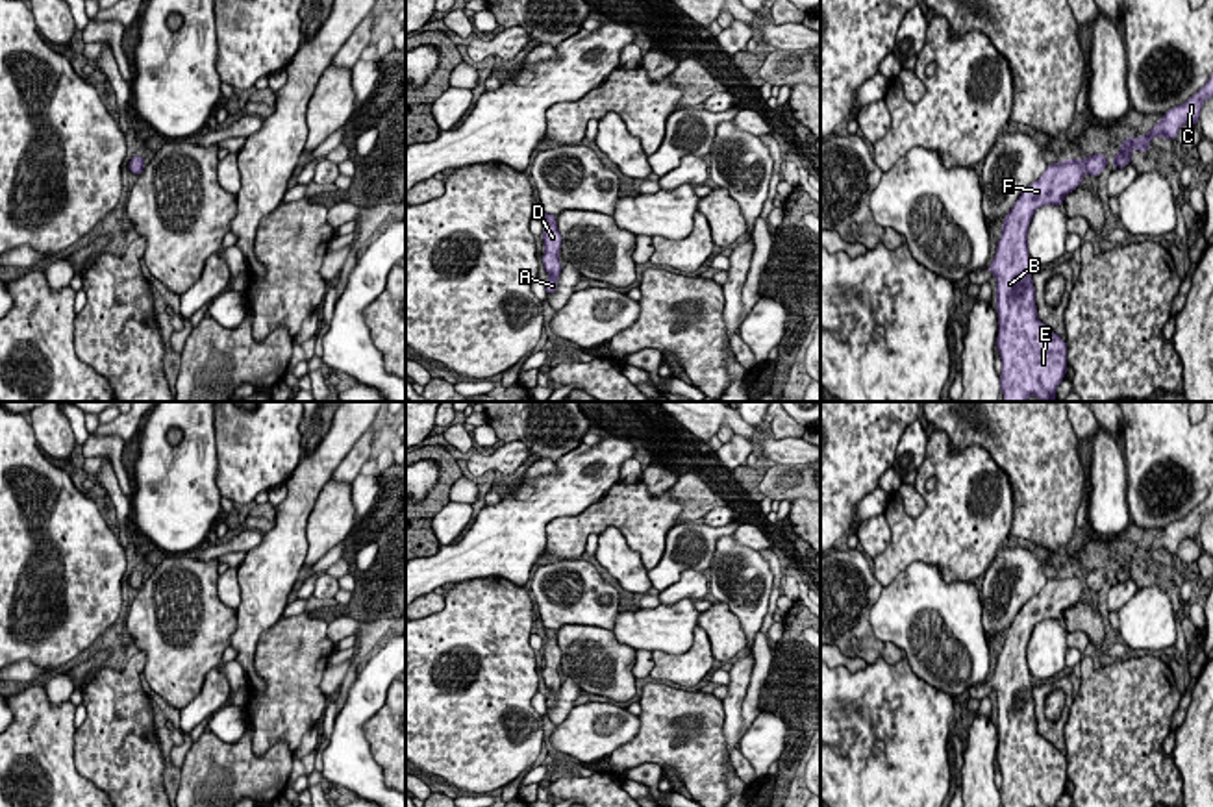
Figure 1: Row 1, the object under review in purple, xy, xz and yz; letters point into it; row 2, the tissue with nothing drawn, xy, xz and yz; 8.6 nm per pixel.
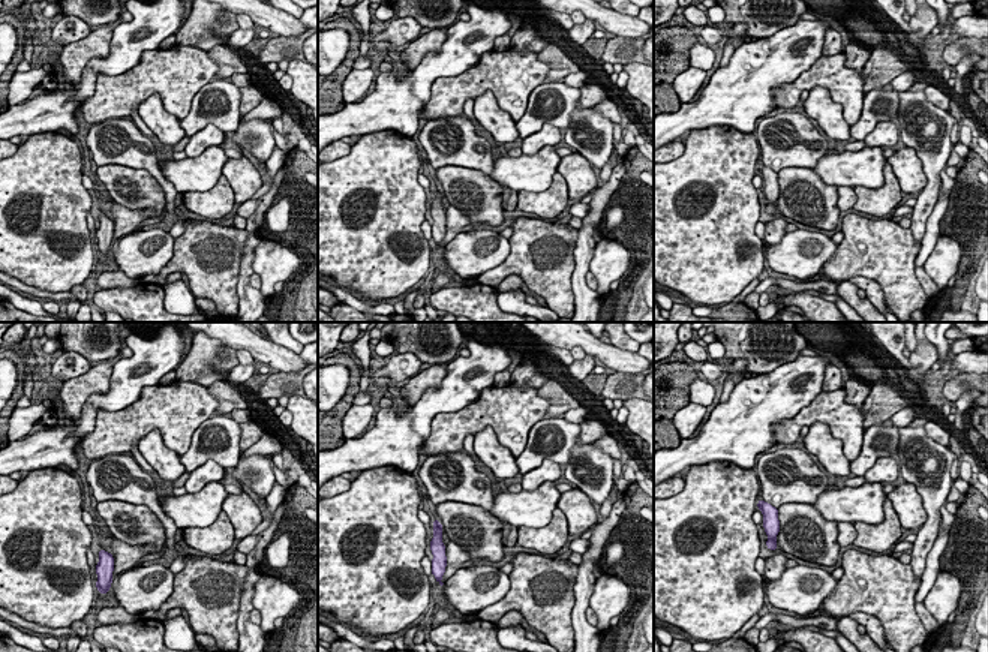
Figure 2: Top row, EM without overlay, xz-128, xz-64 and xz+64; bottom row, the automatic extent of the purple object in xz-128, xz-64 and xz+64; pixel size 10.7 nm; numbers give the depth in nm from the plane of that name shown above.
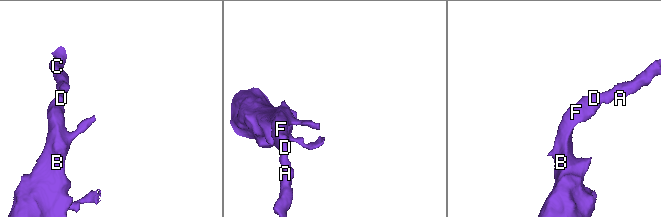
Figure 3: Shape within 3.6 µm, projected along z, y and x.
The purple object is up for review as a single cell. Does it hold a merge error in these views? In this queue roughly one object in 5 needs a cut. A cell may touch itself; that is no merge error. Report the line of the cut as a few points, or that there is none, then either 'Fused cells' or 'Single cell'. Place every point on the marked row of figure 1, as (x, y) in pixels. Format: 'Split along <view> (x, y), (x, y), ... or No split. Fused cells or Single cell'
No split. Single cell

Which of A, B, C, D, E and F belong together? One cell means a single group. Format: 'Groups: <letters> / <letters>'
Groups: A B C D E F

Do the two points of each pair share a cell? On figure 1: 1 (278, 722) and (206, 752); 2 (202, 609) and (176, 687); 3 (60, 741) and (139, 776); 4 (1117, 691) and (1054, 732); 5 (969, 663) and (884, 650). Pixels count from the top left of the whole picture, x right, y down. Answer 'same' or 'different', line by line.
1: different
2: same
3: different
4: different
5: different

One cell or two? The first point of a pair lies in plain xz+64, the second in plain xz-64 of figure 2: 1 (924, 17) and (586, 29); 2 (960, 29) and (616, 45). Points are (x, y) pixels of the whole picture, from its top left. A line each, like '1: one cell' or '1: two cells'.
1: one cell
2: two cells

